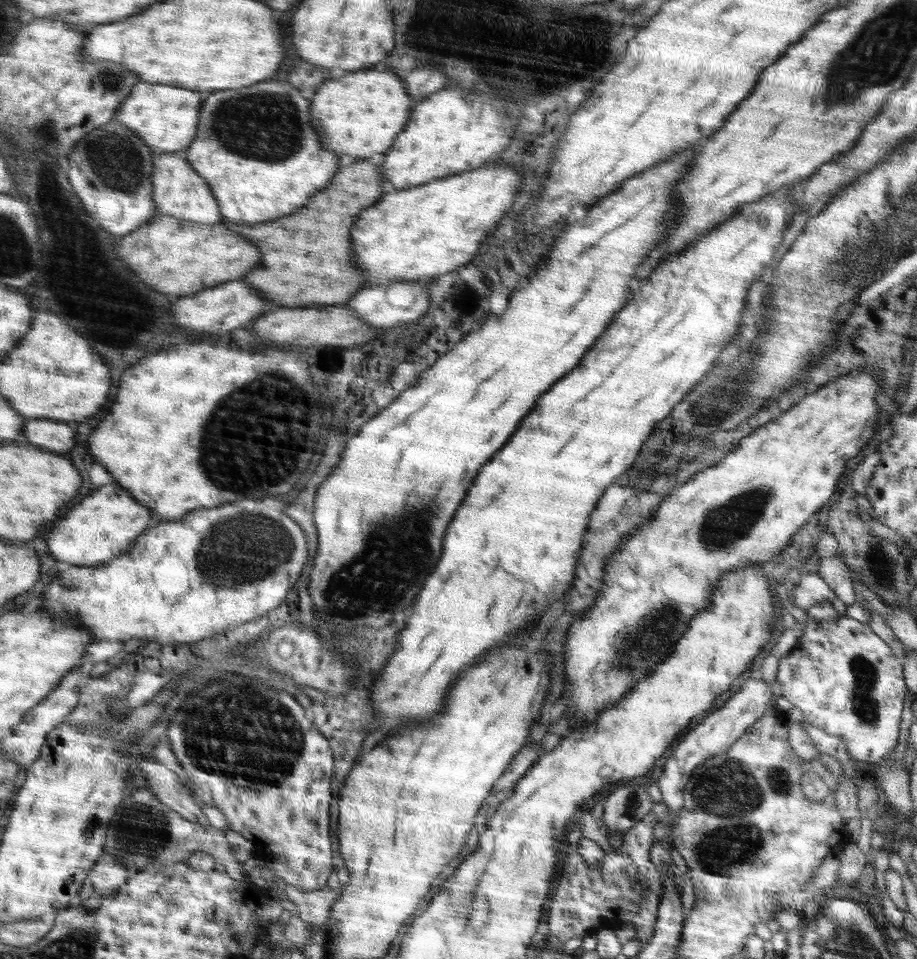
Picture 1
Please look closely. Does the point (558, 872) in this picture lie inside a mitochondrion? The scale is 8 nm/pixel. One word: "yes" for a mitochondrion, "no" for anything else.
no

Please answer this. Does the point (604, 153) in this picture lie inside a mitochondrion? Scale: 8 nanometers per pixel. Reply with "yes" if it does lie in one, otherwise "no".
no

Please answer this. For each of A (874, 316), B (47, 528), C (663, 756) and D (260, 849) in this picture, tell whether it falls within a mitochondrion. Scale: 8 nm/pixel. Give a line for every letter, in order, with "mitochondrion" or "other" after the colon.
A: other
B: other
C: other
D: other

